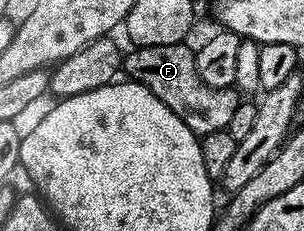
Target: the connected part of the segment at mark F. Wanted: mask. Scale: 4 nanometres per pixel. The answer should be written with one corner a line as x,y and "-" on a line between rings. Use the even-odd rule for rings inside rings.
185,42
176,44
148,45
147,47
137,47
127,50
122,60
122,71
125,72
133,82
144,85
188,129
192,129
195,135
201,137
208,133
224,131
228,121
232,121
232,113
236,113
236,105
240,101
240,95
234,87
216,89
212,85
204,85
200,81
200,73
196,73
194,68
194,57
191,48

